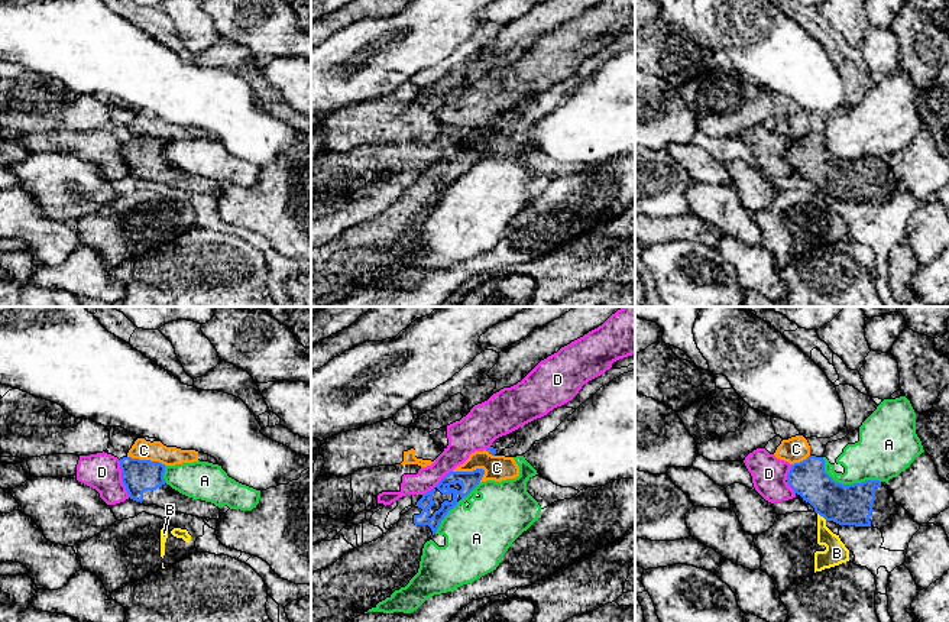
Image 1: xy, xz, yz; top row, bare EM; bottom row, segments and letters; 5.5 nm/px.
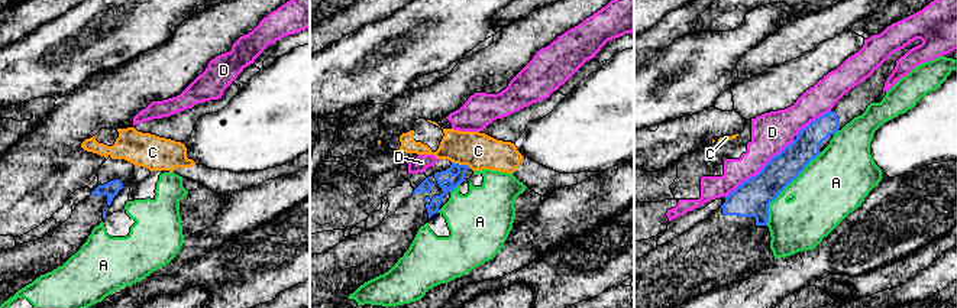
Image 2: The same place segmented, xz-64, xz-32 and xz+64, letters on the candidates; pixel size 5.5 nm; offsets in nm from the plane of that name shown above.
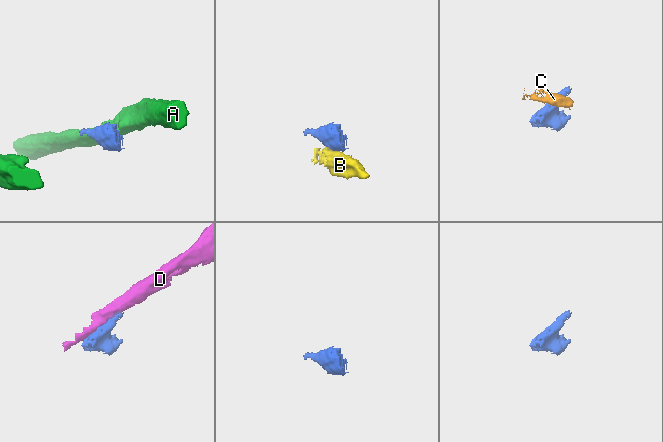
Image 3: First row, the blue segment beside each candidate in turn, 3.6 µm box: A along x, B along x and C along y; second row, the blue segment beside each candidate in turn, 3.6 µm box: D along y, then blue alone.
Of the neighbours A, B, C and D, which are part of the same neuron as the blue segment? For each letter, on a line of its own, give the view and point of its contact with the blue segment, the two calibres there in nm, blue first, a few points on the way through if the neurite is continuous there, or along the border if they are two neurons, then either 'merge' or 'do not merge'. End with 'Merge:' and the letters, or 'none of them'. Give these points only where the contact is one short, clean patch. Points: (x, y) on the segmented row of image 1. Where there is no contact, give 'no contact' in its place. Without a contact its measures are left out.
A: yz (847, 485) | 220/280 nm | do not merge
B: yz (822, 515) | 220/120 nm | along yz (818, 512), (826, 520) | do not merge
C: xz (470, 472) | 100/140 nm | along xz (453, 470), (482, 469), (485, 473) | do not merge
D: xy (122, 479) | 180/200 nm | do not merge
Merge: none of them

